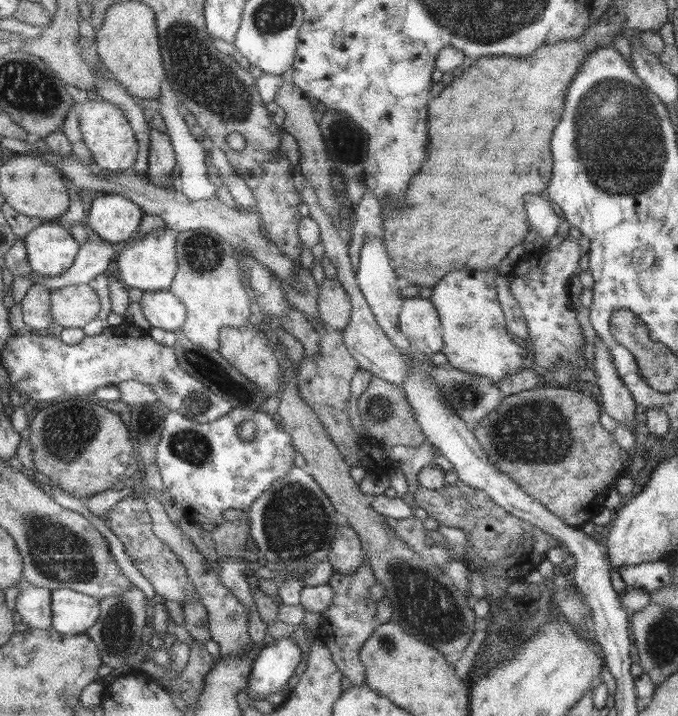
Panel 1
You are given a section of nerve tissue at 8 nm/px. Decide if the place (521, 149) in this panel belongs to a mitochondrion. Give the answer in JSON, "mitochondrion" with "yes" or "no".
{"mitochondrion":"no"}

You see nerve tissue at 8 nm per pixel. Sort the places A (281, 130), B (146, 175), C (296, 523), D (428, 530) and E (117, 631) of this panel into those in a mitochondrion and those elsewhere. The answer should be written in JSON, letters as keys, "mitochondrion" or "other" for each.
{"A":"other","B":"other","C":"mitochondrion","D":"other","E":"mitochondrion"}

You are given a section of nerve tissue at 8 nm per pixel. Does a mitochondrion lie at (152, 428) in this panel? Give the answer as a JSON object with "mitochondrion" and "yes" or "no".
{"mitochondrion":"yes"}

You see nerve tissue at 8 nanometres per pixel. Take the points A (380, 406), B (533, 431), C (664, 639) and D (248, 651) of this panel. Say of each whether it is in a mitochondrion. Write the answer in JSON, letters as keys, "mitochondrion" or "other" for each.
{"A":"mitochondrion","B":"mitochondrion","C":"mitochondrion","D":"other"}

